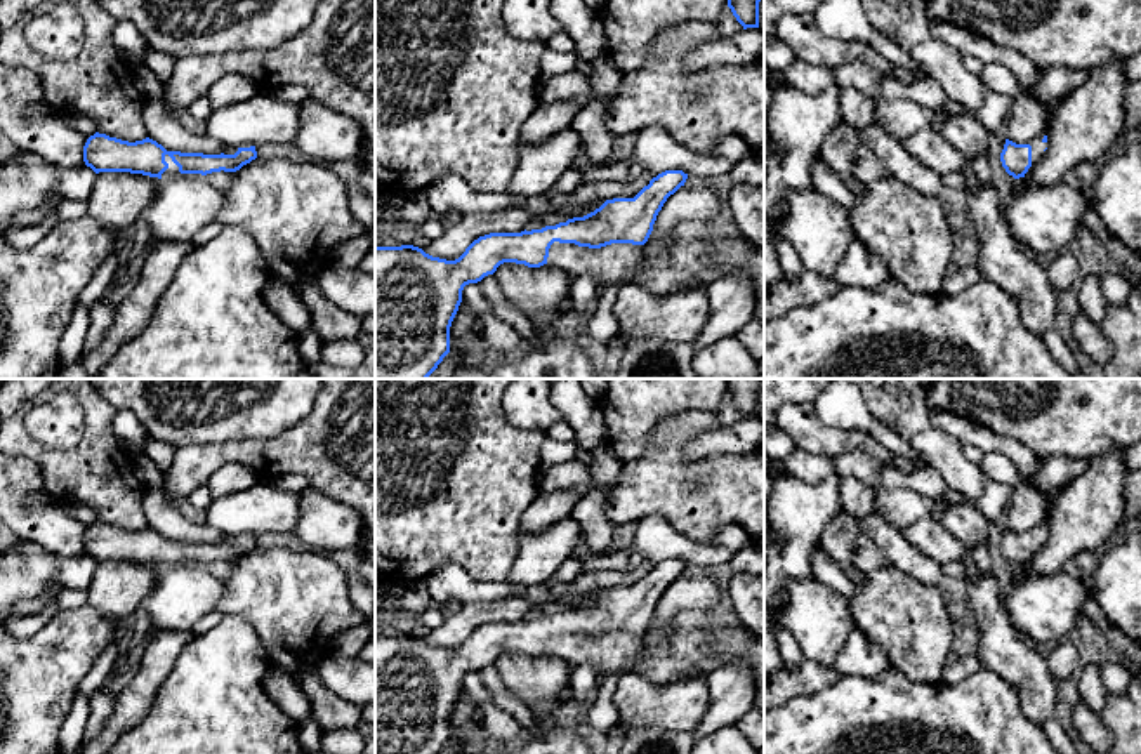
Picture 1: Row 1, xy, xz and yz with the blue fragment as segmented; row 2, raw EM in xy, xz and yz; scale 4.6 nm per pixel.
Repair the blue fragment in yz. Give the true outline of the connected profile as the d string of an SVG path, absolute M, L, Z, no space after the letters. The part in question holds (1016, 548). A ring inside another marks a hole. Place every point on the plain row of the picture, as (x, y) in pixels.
M1042 523L1035 526L1030 533L1016 533L1006 528L1004 539L1000 542L1002 556L1014 568L1025 566L1032 561L1033 552L1047 539L1047 525Z

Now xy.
M99 521L83 535L83 551L96 563L130 561L158 568L179 563L236 561L255 547L255 535L226 537L221 544L181 542L168 540L149 526L129 532Z

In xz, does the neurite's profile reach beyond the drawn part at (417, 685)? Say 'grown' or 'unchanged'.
grown

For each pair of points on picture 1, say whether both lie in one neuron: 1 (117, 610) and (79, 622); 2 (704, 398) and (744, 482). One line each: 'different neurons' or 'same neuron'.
1: different neurons
2: different neurons

